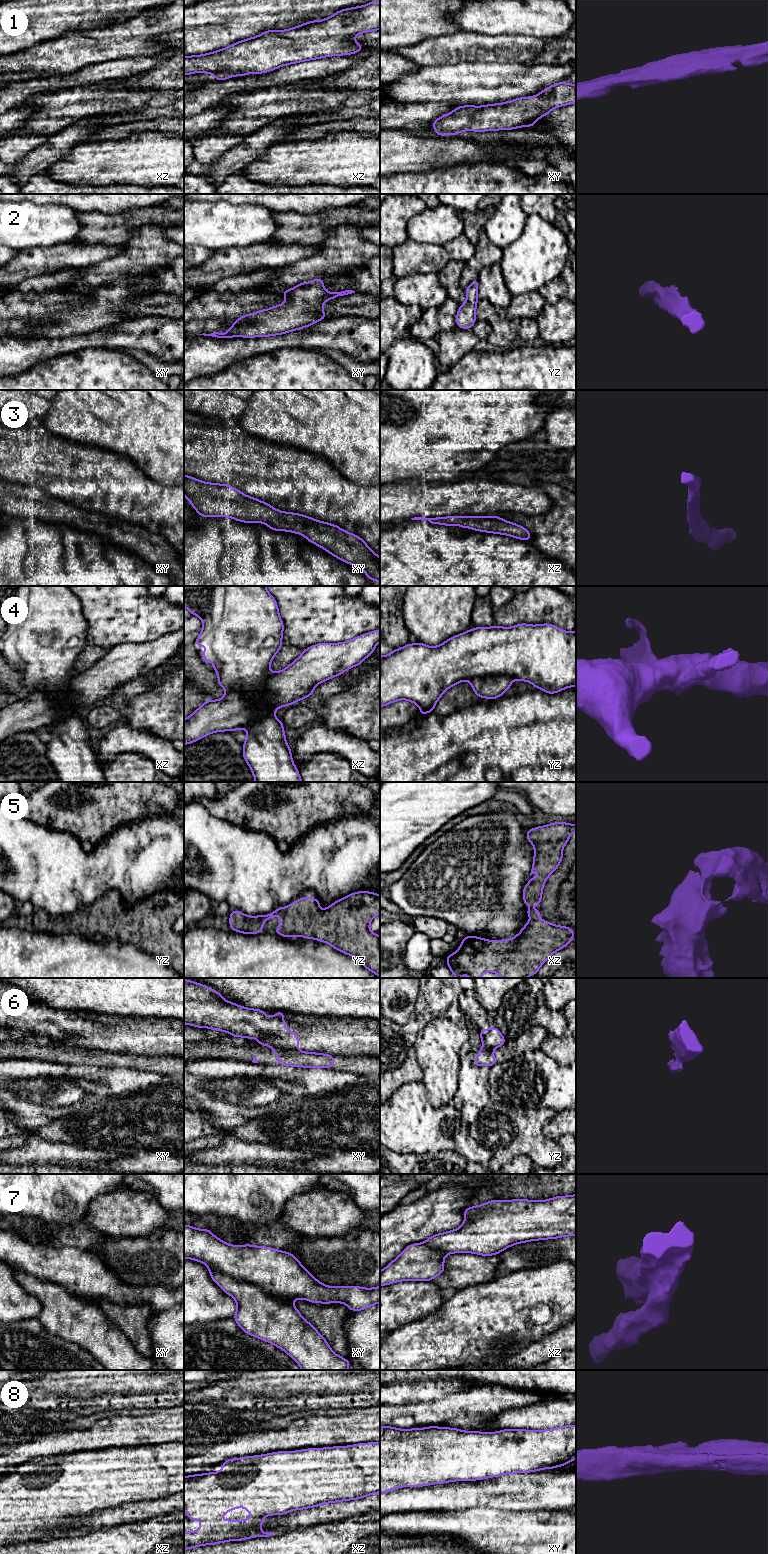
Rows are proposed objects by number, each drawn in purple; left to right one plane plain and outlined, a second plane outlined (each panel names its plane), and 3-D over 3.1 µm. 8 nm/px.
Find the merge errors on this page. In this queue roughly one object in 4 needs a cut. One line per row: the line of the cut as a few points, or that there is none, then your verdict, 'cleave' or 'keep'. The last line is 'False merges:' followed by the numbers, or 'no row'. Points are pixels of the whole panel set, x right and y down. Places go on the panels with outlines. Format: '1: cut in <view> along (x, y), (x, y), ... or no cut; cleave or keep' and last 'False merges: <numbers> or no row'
1: no cut; keep
2: no cut; keep
3: no cut; keep
4: cut in xz along (271, 673), (257, 702), (252, 702), (240, 691), (227, 692); cleave
5: no cut; keep
6: cut in xy along (273, 1047), (294, 1048), (296, 1050); cleave
7: cut in xy along (208, 1267), (257, 1284), (291, 1303); cleave
8: no cut; keep
False merges: 4, 6, 7

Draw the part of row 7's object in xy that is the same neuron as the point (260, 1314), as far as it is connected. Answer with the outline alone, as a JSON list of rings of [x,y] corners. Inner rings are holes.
[[[208,1268],[211,1279],[237,1303],[233,1319],[245,1333],[271,1343],[287,1353],[302,1370],[347,1370],[351,1363],[334,1353],[326,1339],[302,1317],[292,1304],[270,1294],[253,1283],[230,1277]]]

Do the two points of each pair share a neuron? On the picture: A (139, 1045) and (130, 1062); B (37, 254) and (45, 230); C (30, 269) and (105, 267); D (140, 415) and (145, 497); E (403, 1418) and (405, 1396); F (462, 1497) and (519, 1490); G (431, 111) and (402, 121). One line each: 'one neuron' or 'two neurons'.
A: two neurons
B: two neurons
C: two neurons
D: two neurons
E: two neurons
F: one neuron
G: one neuron

